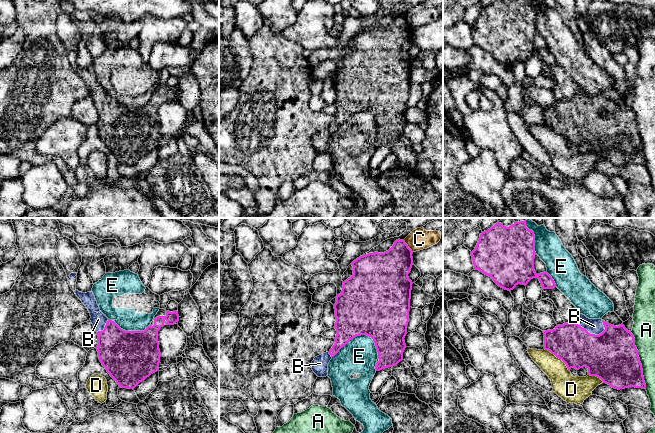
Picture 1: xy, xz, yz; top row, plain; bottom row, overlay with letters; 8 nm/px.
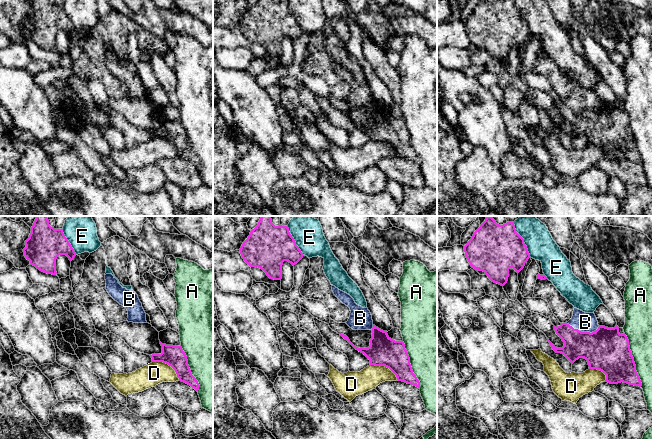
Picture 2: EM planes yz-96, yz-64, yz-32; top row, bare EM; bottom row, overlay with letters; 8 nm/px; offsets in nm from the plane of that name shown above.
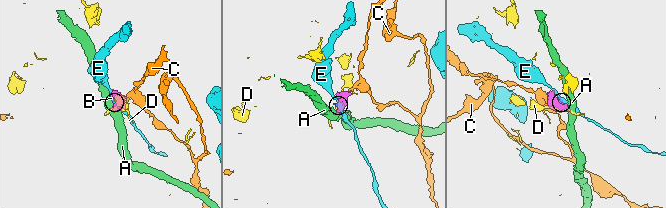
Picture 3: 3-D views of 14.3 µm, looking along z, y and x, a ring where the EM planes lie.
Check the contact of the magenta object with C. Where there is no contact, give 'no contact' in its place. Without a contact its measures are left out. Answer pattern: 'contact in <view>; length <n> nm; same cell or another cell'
contact in xz; length 130 nm; another cell

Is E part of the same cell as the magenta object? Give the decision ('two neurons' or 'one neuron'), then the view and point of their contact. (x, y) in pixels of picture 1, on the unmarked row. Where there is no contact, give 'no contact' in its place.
two neurons | xz (358, 111)

